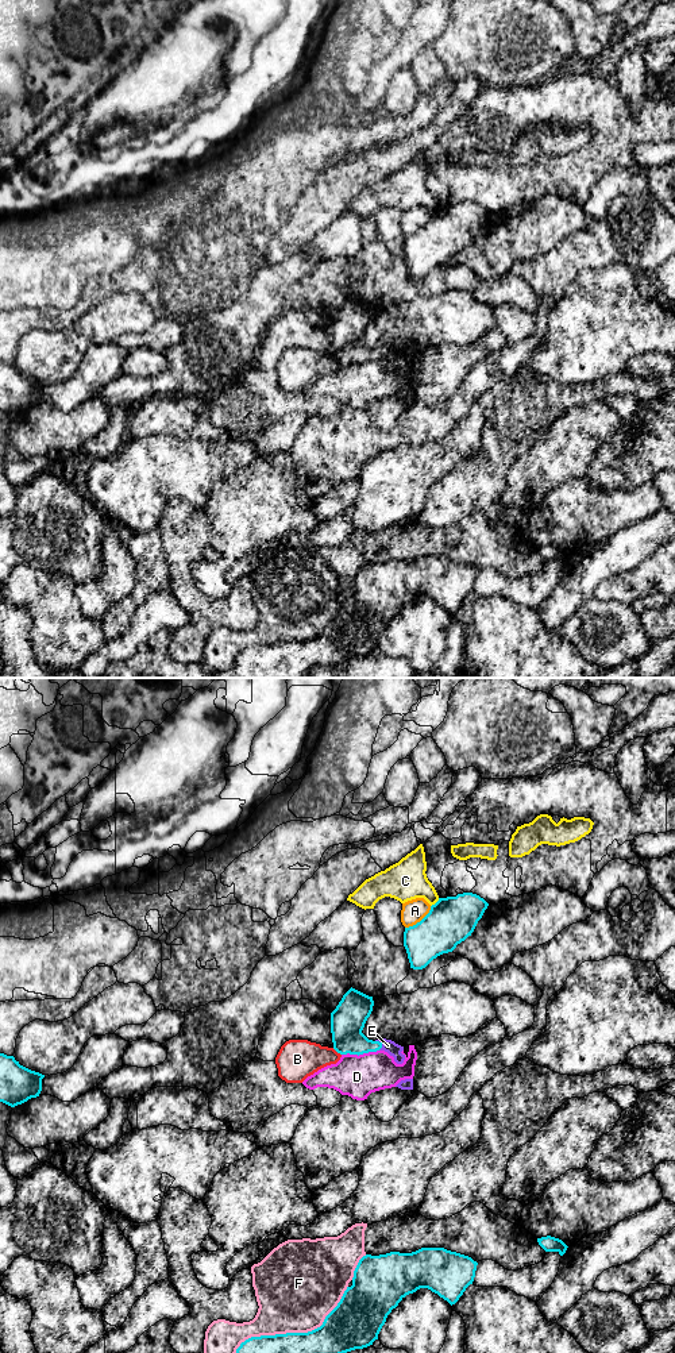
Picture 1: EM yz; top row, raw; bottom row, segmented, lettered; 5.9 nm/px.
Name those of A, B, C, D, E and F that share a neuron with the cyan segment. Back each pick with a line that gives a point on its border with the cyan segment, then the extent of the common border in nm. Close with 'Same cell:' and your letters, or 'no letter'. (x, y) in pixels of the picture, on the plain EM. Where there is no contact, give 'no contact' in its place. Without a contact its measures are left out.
E: contact yz (381, 353); length 70 nm
Same cell: E

